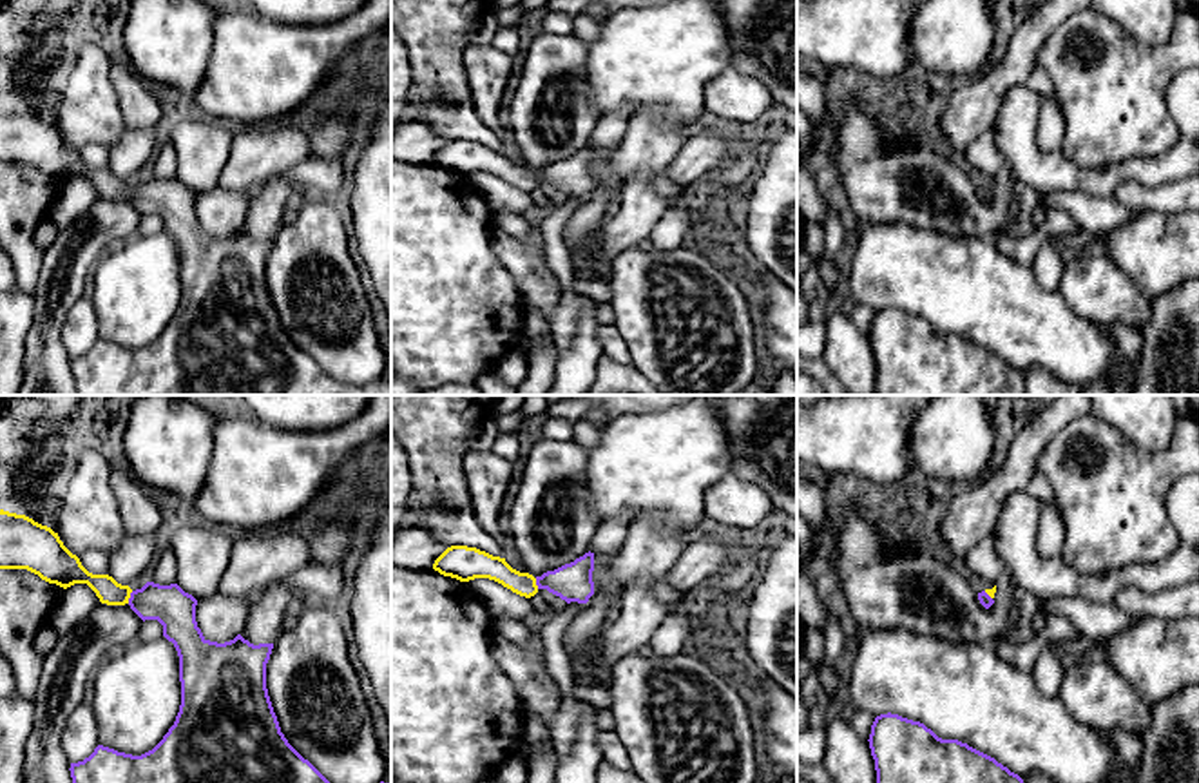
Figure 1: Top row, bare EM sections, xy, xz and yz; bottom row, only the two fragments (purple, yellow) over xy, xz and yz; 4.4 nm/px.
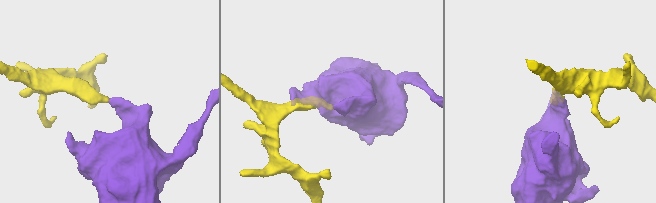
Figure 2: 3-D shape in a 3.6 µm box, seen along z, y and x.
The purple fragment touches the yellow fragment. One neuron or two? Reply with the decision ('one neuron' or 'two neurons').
one neuron

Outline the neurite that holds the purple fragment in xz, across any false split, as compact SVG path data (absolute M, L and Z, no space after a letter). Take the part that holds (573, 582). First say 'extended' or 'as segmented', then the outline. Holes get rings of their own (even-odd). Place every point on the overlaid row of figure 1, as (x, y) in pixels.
extended | M451 546L435 560L433 569L460 582L489 578L525 598L534 596L540 589L547 589L567 604L587 604L594 594L594 553L590 551L534 578L529 573L513 569L505 558L493 556L476 547Z

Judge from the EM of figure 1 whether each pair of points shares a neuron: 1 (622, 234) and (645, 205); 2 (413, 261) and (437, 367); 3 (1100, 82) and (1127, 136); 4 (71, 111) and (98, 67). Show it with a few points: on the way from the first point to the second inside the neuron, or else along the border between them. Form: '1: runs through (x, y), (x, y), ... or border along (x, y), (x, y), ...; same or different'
1: runs through (627, 227), (638, 212); same
2: runs through (419, 287), (437, 305), (437, 341); same
3: runs through (1112, 95), (1122, 124); same
4: runs through (82, 100), (87, 95), (89, 78); same

